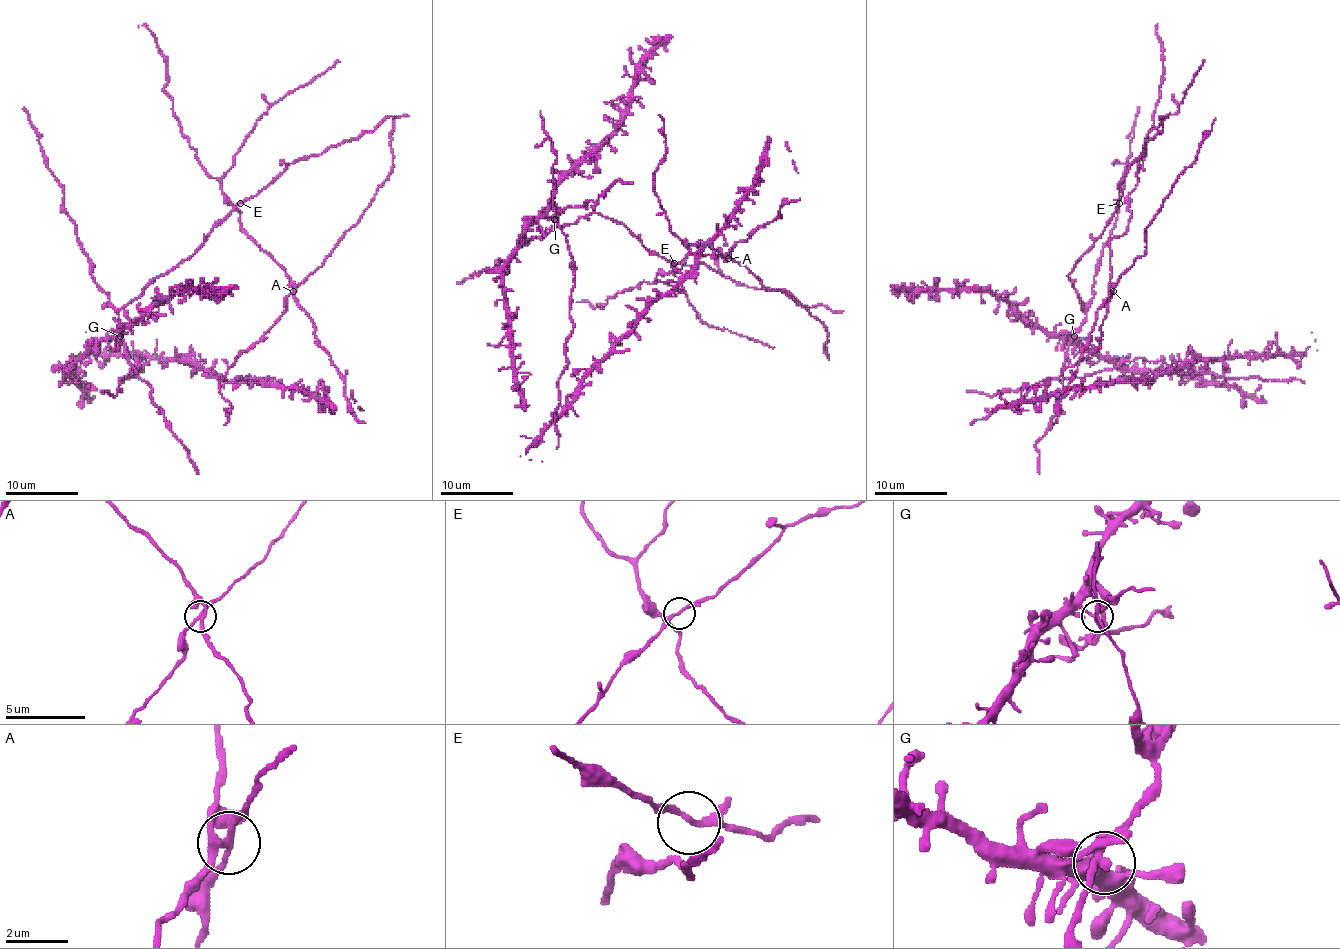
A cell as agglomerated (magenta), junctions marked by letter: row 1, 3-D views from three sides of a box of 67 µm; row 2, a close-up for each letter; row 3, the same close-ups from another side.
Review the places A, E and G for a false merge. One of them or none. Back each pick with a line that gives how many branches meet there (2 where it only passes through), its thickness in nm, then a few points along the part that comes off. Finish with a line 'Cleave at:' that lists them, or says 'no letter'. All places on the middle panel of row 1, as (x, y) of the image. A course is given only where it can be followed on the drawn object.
A: 4 branches meet; 200 nm thick; foreign part runs (727, 258), (707, 245), (685, 245), (671, 231), (654, 193), (654, 171), (665, 155), (664, 120), (658, 115)
Cleave at: A

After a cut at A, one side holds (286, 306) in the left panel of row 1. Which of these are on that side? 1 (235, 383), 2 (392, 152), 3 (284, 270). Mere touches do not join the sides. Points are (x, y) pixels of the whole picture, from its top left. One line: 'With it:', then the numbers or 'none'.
With it: 2

